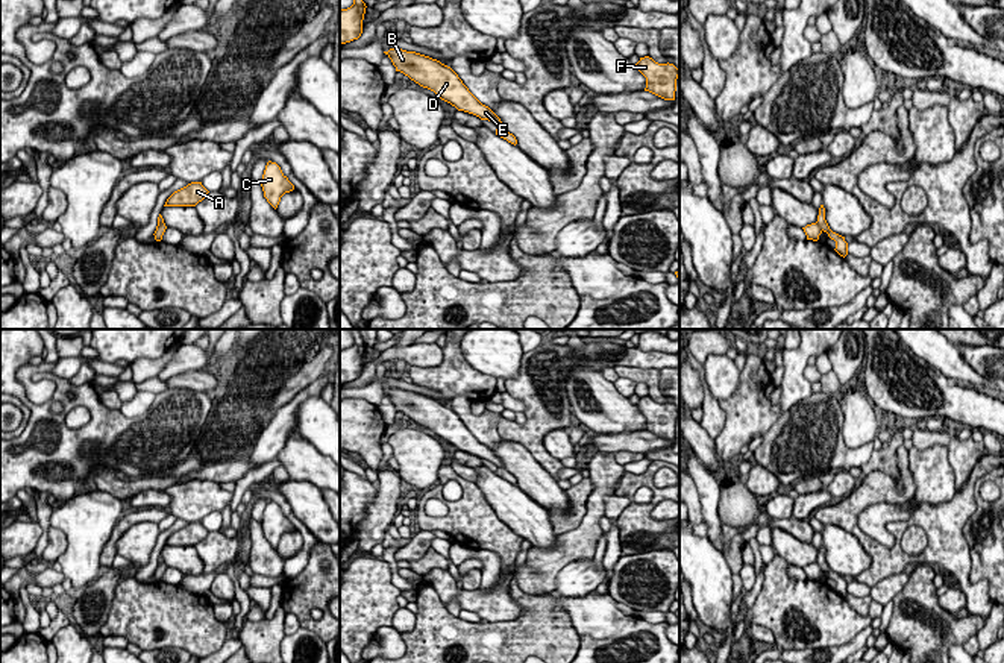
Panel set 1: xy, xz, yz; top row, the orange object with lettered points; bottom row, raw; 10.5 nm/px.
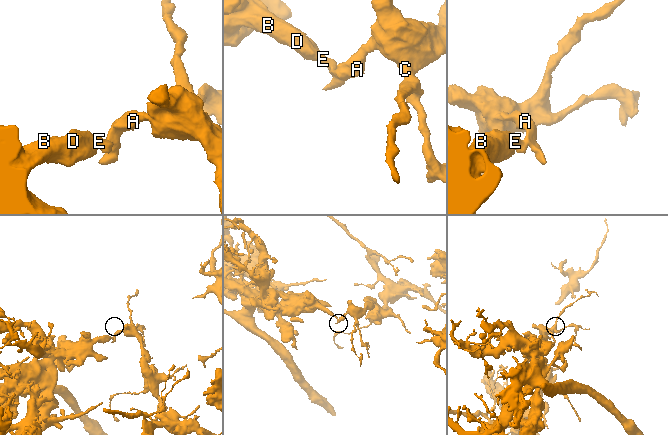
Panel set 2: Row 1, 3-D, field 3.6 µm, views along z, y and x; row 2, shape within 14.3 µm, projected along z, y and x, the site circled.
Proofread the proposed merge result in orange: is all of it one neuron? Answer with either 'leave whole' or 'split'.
split

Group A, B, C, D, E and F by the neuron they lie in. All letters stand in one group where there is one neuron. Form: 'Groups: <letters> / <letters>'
Groups: A C F / B D E

